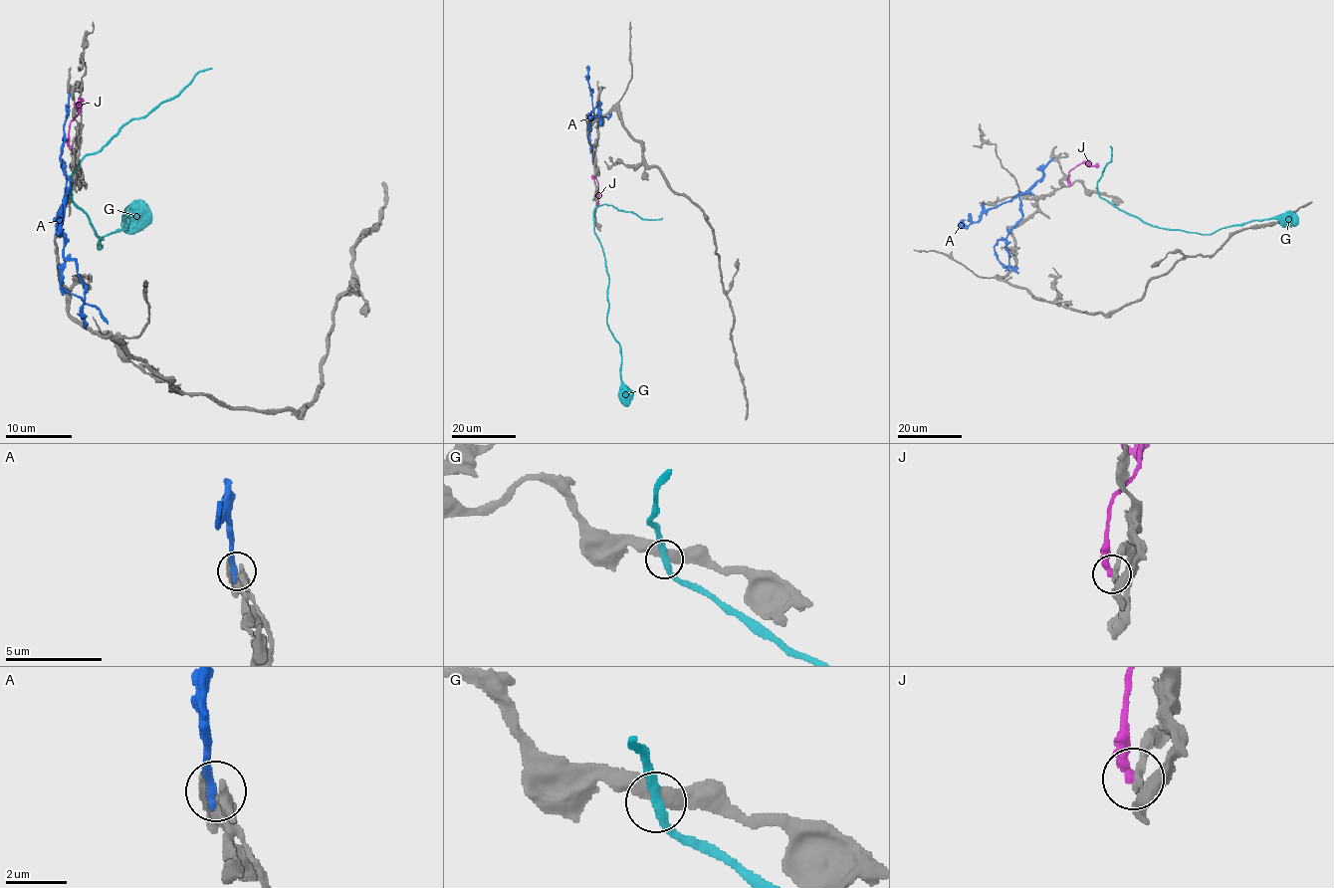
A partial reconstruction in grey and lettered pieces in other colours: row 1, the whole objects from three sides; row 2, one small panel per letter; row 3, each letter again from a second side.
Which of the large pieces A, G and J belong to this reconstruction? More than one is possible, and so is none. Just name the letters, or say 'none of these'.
none of these

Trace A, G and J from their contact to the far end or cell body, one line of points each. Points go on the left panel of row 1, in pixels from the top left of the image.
A: (70, 95), (60, 154), (67, 189), (60, 218), (63, 255), (72, 258), (85, 288), (87, 330)
G: (78, 165), (70, 175), (72, 199), (102, 238), (98, 248), (100, 240), (124, 228), (127, 217), (140, 222)
J: (70, 147), (68, 125), (77, 116), (80, 103), (80, 108), (77, 103)

